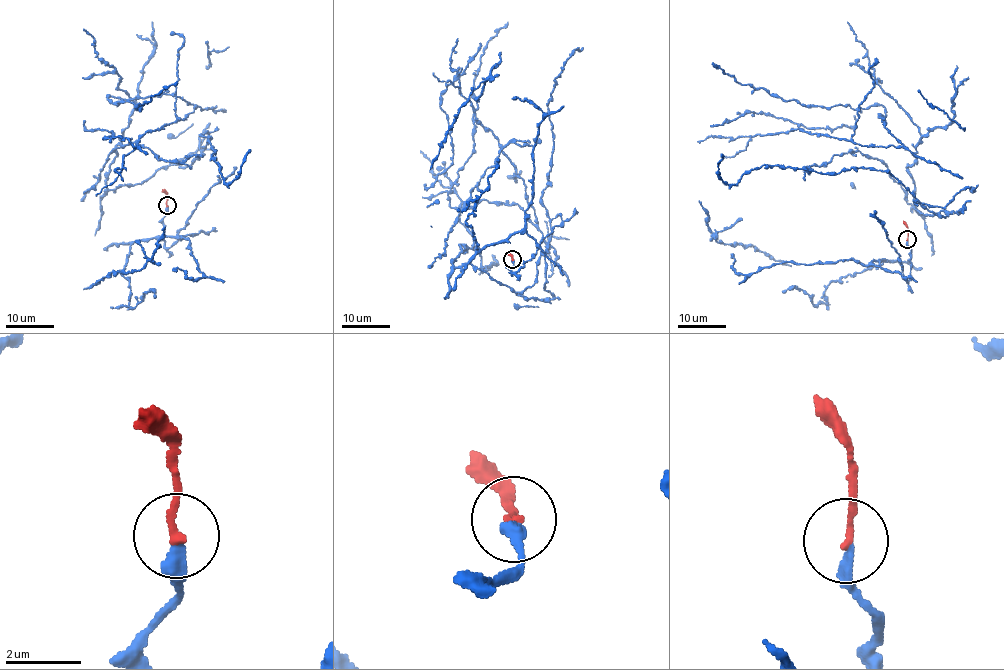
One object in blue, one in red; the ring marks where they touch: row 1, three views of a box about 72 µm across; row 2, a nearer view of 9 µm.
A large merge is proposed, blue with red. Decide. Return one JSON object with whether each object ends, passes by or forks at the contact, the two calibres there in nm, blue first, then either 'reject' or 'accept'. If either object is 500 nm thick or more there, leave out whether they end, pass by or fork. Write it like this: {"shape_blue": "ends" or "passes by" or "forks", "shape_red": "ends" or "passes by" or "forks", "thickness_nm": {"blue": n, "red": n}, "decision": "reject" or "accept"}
{"shape_blue": "ends", "shape_red": "ends", "thickness_nm": {"blue": 240, "red": 200}, "decision": "accept"}

